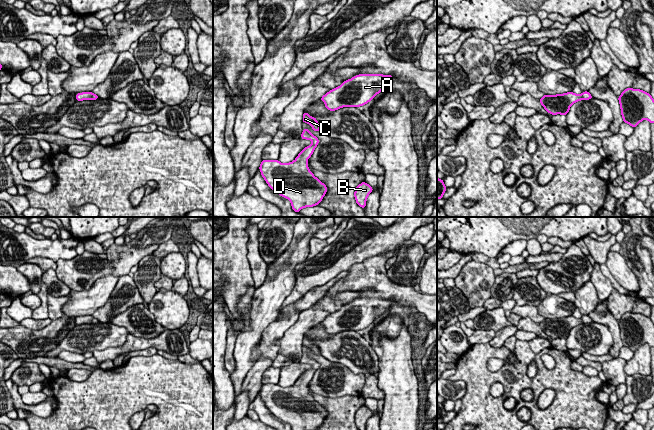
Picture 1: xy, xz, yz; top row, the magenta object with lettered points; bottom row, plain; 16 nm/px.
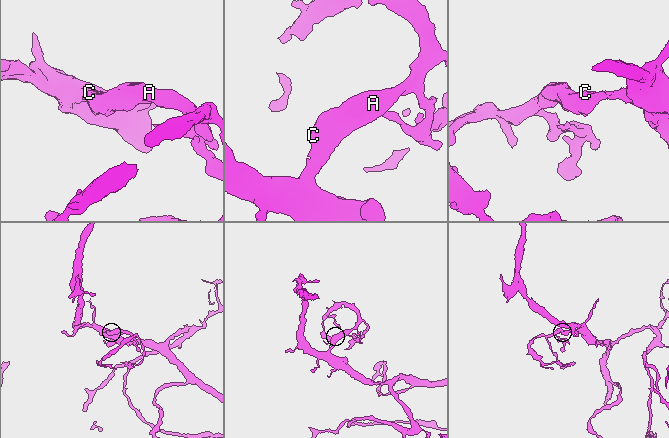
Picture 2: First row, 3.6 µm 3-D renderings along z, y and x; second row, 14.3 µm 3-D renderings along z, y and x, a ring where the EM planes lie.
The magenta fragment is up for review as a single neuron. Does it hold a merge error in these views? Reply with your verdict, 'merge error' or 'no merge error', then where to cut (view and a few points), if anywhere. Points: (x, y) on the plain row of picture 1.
no merge error; no cut

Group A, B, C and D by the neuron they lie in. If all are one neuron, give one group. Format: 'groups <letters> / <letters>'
groups A B C D

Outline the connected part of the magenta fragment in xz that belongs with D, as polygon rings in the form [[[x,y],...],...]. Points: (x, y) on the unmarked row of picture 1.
[[[303,353],[301,363],[311,364],[312,368],[305,371],[290,387],[283,388],[278,384],[262,384],[259,394],[269,411],[277,418],[288,423],[292,430],[317,430],[328,415],[323,408],[308,392],[307,384],[311,381],[314,373],[319,368],[319,363],[308,353]]]

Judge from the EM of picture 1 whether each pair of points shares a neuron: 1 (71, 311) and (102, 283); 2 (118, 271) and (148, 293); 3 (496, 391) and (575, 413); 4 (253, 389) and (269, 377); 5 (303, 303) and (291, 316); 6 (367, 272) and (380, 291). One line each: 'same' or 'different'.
1: same
2: different
3: different
4: different
5: different
6: same

